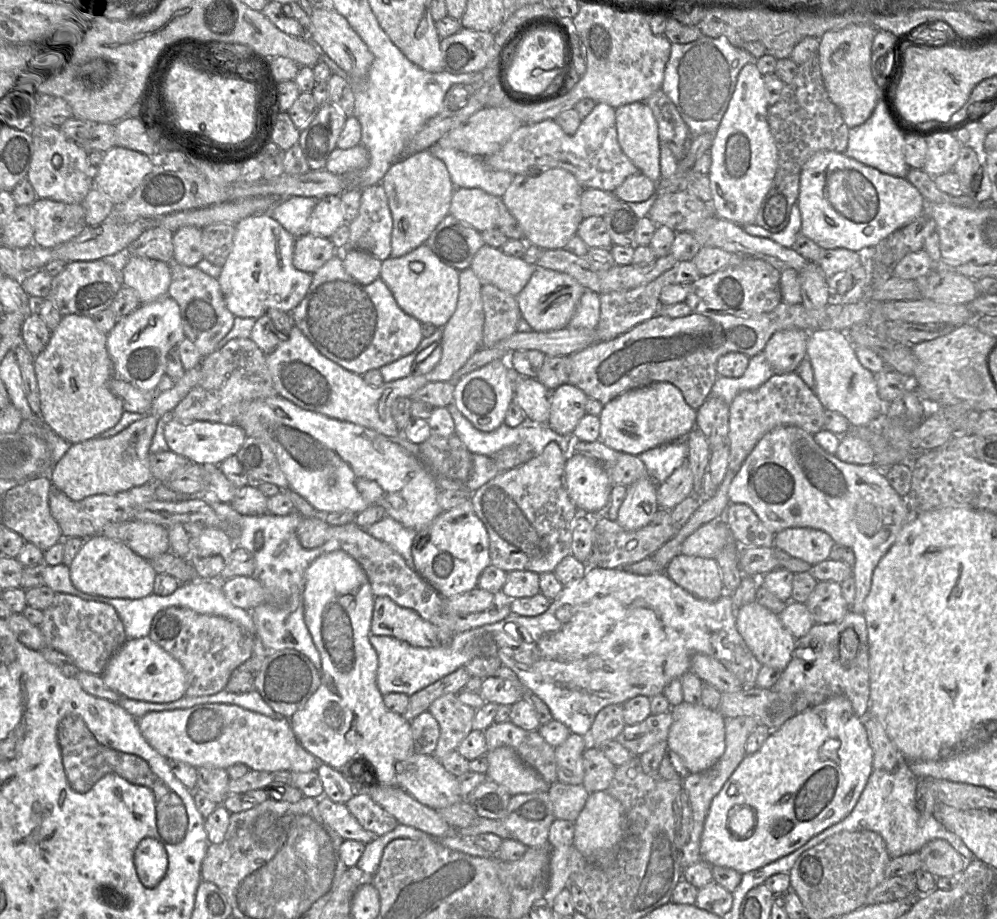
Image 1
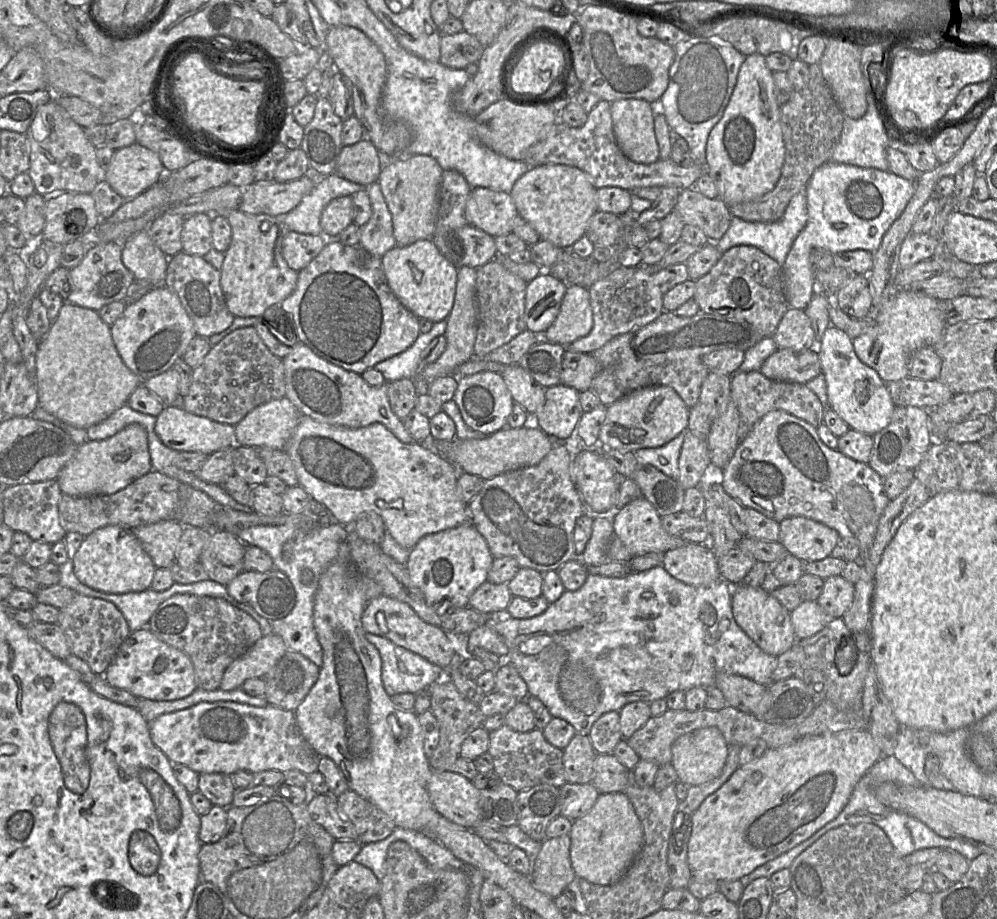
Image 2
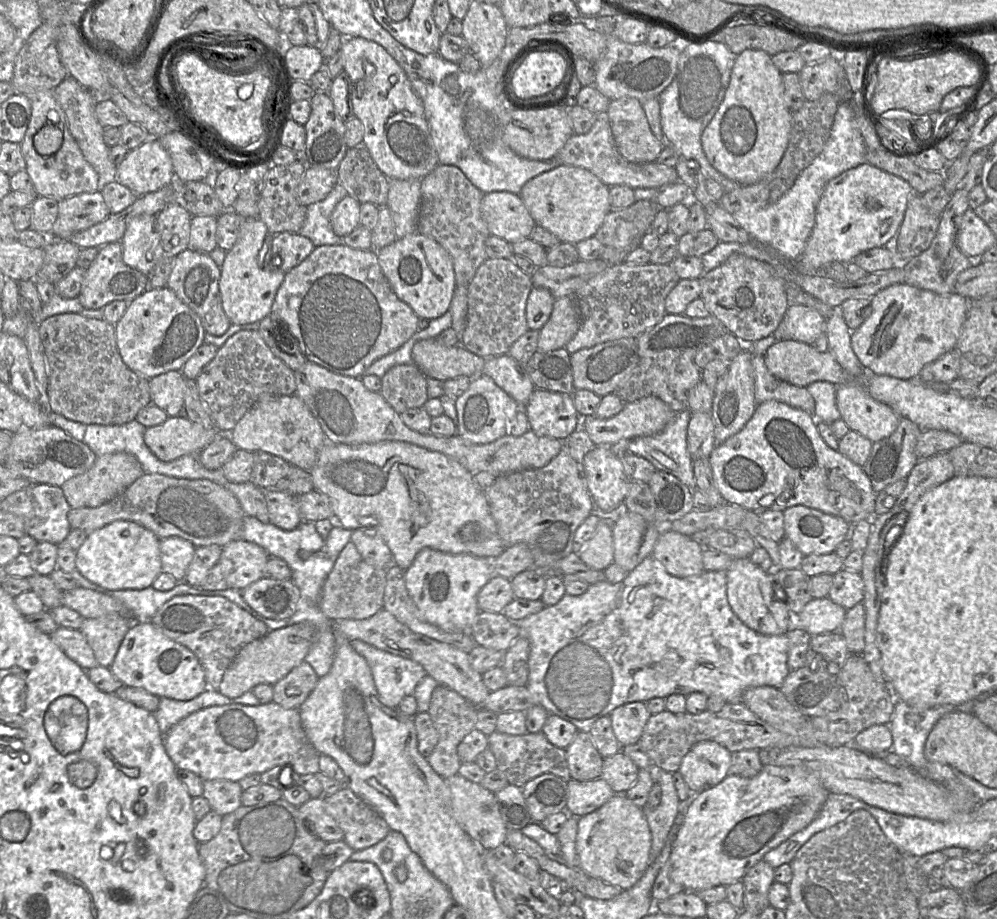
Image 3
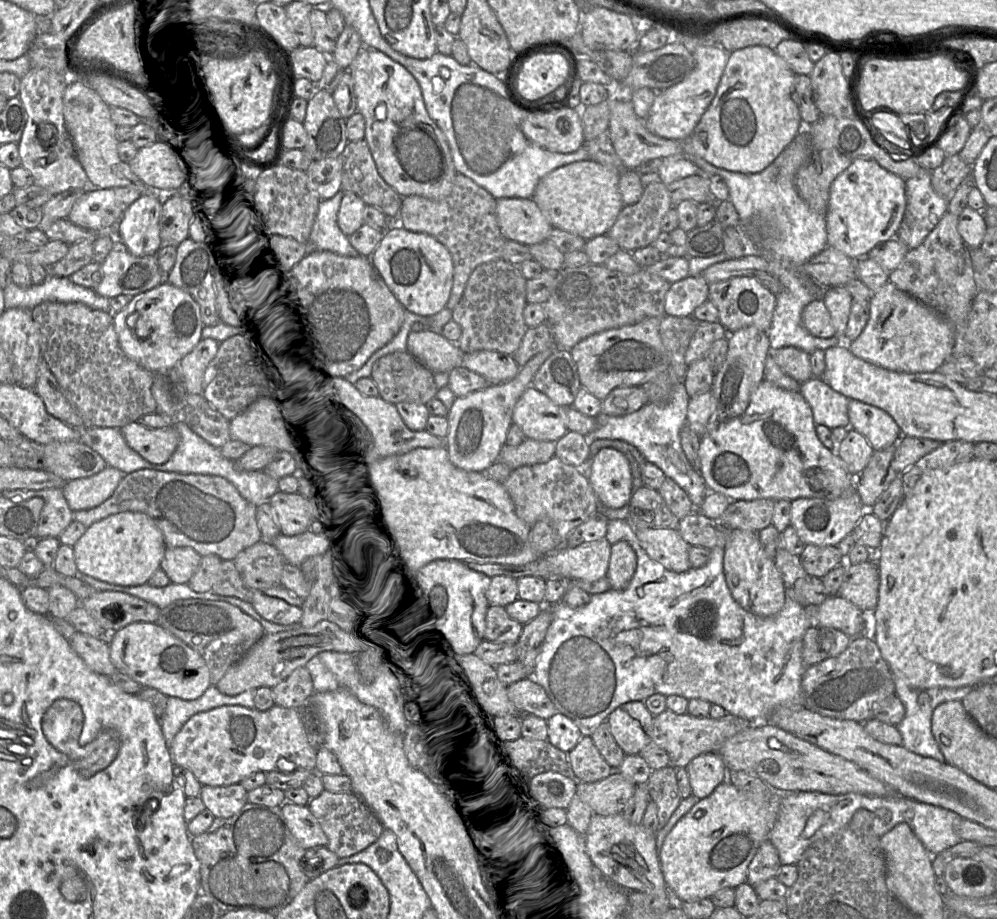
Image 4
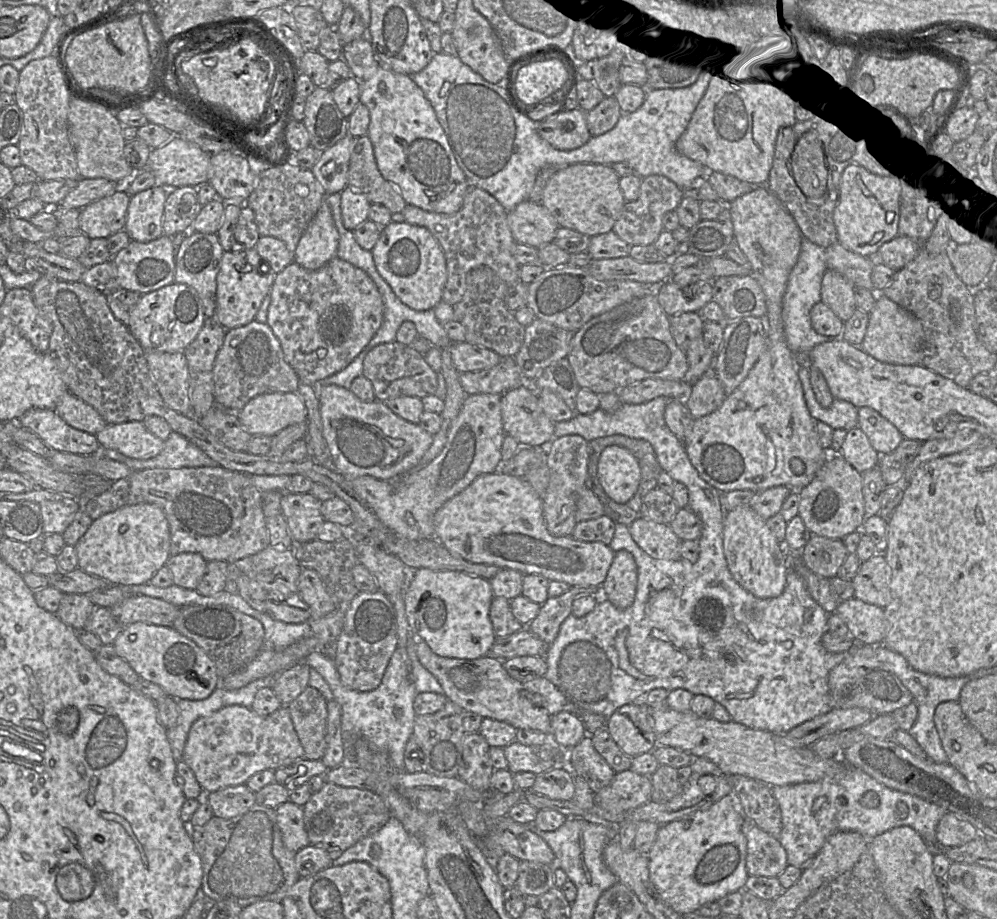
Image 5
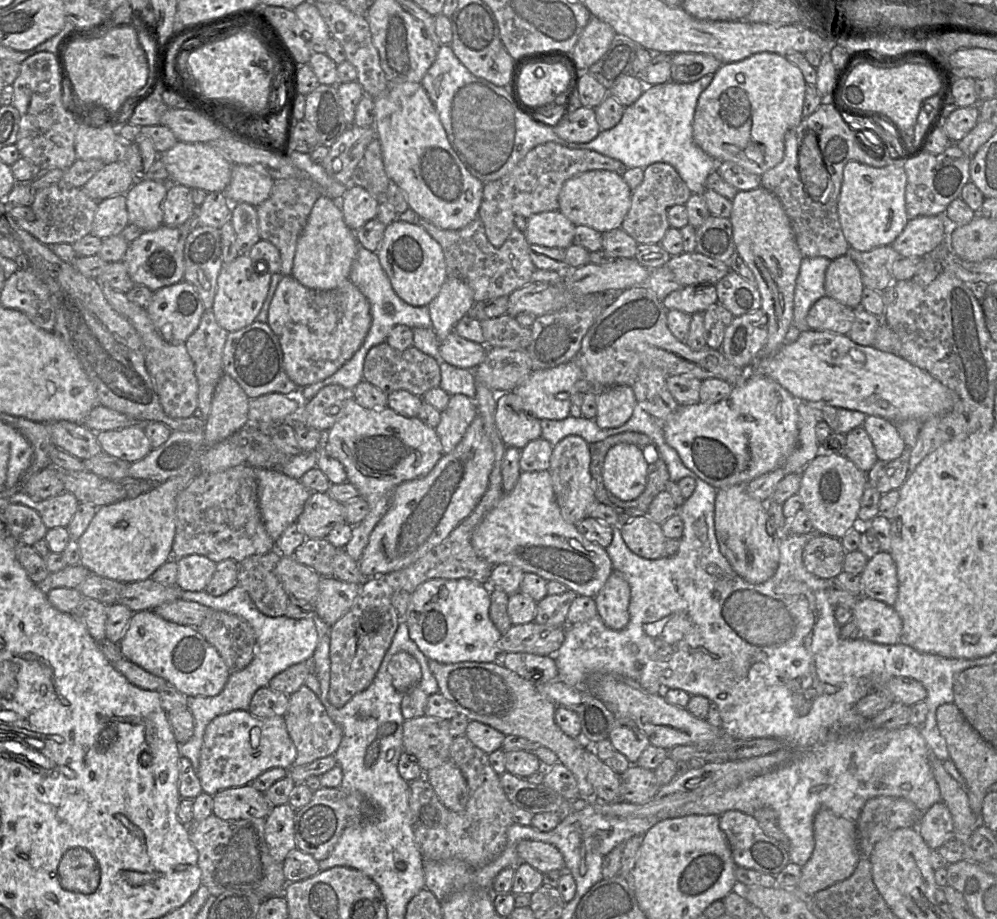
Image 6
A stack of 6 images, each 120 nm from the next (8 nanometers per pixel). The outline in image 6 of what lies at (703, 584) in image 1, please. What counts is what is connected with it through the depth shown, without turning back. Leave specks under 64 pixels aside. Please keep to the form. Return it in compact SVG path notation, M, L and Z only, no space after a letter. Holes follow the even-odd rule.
M643 515L619 526L626 545L635 554L646 559L666 557L667 538L662 531L661 524Z

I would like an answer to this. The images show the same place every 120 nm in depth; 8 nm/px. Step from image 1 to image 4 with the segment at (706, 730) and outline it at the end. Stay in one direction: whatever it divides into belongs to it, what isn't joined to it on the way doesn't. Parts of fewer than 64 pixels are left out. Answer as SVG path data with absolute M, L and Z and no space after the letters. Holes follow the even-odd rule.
M717 752L702 753L686 766L691 794L699 800L708 797L714 789L727 781L727 768Z

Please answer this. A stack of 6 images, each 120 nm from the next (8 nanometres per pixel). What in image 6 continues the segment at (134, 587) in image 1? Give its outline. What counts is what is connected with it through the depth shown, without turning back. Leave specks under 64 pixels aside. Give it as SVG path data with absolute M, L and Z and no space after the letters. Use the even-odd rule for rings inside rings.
M199 463L184 474L155 485L136 498L125 498L98 507L85 532L77 541L80 564L98 576L124 584L146 580L172 557L176 531L176 498L200 474Z

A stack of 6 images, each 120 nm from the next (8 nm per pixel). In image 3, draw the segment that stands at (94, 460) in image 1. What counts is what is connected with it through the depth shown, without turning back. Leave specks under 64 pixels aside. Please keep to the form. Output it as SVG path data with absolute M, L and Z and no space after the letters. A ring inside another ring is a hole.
M125 452L105 454L98 456L89 470L70 478L61 488L71 508L98 507L119 495L143 474L134 455Z

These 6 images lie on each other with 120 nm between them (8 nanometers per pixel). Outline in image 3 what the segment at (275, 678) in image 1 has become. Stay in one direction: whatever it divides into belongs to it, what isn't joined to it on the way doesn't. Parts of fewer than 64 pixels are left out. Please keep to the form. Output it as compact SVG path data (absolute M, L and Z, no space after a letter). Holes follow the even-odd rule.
M306 661L301 662L273 684L273 702L284 709L299 709L315 688L318 679L314 669Z

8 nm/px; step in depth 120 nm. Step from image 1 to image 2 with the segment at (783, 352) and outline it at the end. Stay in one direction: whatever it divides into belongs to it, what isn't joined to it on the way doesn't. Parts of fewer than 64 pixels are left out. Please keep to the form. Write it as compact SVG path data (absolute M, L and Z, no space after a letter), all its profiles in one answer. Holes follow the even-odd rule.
M789 307L771 337L780 349L802 352L816 347L811 321L802 309Z

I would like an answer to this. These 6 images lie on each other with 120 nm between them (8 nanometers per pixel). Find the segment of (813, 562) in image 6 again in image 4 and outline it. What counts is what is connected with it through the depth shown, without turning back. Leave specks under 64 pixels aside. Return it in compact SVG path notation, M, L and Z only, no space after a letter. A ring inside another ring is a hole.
M808 544L800 555L801 564L807 575L822 578L832 569L846 563L846 558L837 546Z

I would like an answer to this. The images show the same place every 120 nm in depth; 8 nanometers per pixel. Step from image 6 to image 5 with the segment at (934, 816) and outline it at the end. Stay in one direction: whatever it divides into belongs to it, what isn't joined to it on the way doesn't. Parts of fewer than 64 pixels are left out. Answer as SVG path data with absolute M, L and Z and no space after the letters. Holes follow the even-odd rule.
M948 811L938 823L936 835L941 848L951 848L972 841L981 836L981 833L969 821Z

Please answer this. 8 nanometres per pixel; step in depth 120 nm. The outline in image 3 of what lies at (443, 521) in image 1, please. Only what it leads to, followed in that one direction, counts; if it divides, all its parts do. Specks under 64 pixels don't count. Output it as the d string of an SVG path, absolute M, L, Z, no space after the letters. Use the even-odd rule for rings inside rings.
M424 548L405 570L405 586L425 619L444 631L468 631L479 614L478 593L493 576L492 559Z

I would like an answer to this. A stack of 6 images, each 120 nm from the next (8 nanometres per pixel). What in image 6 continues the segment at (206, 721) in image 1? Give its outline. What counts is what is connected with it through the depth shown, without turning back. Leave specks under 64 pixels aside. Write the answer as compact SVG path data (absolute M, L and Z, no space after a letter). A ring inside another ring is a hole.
M233 710L215 717L206 726L197 776L202 791L213 796L226 788L250 784L271 768L289 769L296 755L283 716L257 718L248 710Z

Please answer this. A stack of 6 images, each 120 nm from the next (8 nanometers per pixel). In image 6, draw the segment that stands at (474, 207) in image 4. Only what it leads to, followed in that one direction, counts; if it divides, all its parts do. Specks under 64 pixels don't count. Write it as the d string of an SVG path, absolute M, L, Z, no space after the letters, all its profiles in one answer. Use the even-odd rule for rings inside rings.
M477 217L458 230L445 230L420 220L419 224L442 247L447 275L463 280L473 290L475 303L509 296L530 283L536 267L530 257L530 244L524 234L514 227L501 247L494 247L485 234L482 220Z

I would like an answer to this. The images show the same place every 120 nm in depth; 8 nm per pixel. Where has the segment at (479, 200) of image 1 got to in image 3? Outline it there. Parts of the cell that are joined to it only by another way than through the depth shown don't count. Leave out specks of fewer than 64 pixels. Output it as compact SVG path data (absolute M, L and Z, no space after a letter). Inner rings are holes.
M494 191L483 195L481 214L490 235L513 244L530 237L536 223L519 194Z

